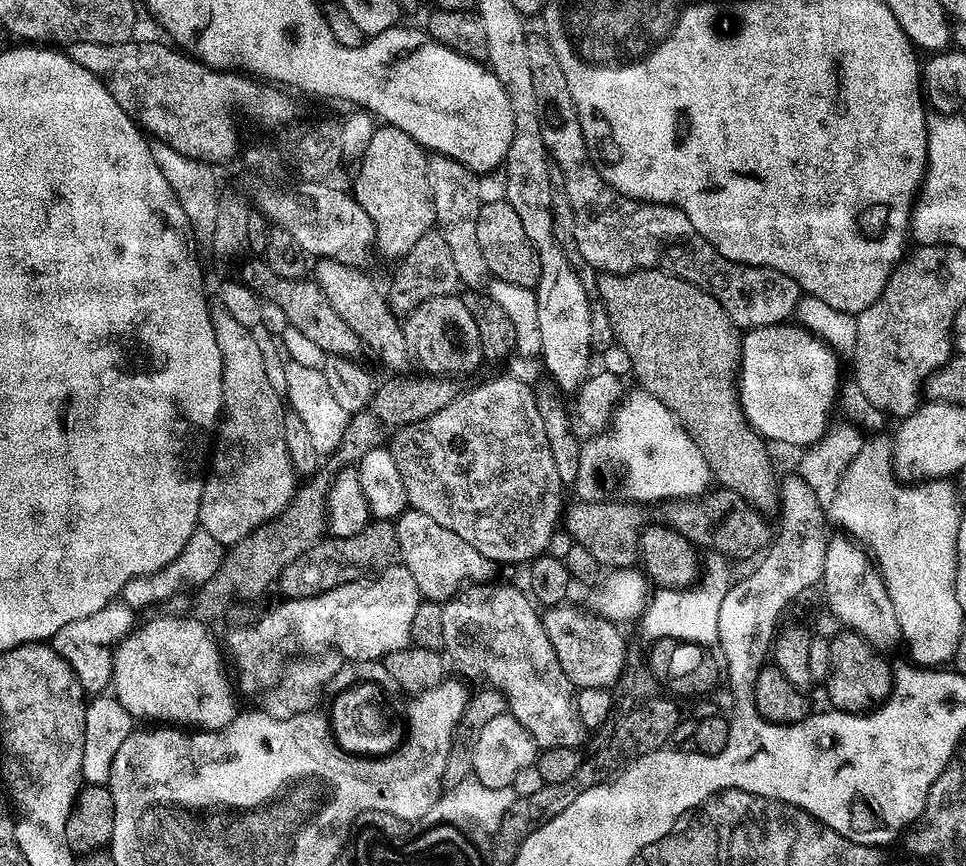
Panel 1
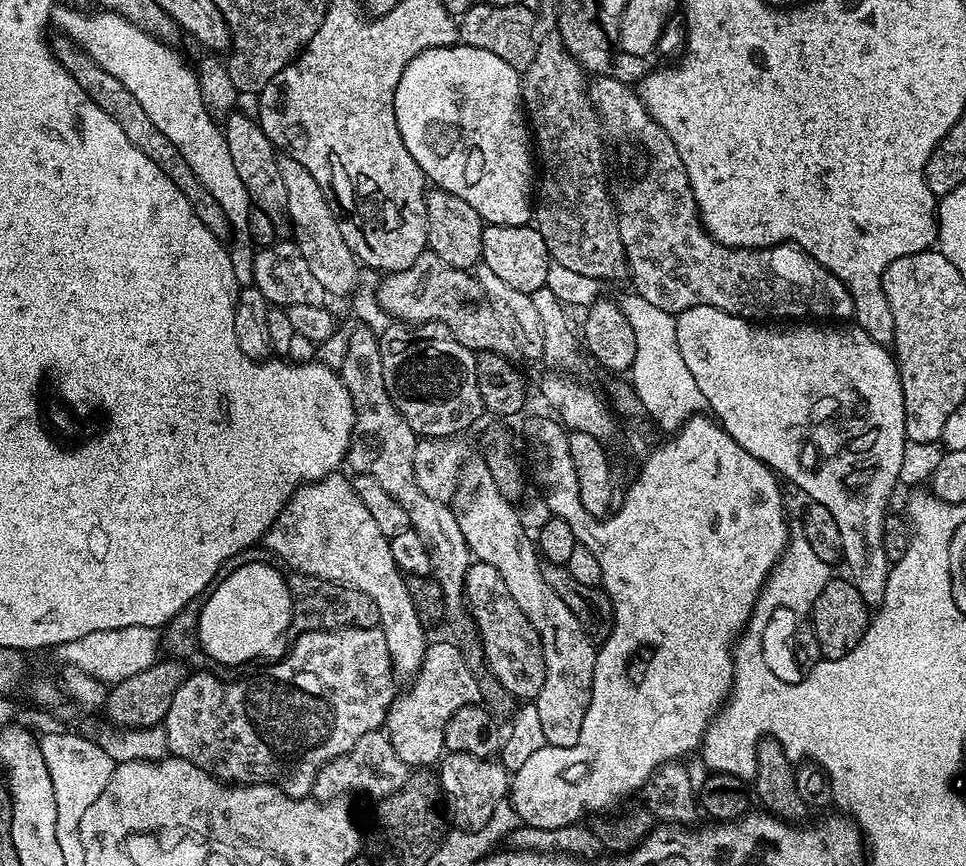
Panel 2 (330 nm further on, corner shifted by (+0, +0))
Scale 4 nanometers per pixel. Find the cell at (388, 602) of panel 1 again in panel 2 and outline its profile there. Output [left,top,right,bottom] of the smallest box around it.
[162,627,398,798]

